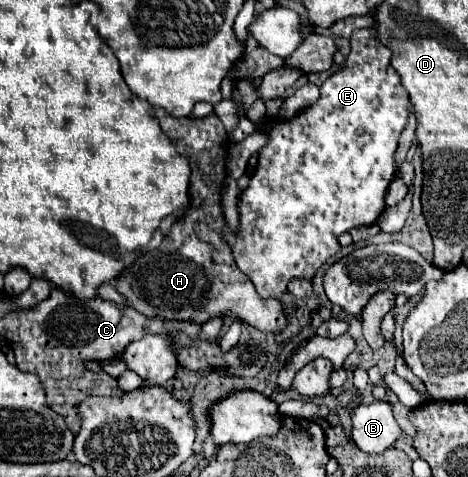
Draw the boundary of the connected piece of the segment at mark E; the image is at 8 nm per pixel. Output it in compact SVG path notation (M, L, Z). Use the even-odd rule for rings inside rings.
M362 28L362 30L356 30L352 34L352 50L346 58L346 68L342 68L340 72L336 72L334 76L330 76L324 86L320 88L320 98L318 102L314 102L312 106L308 106L306 110L302 110L298 116L294 116L292 120L270 120L266 122L266 126L262 128L264 132L270 134L270 142L266 148L260 150L260 160L258 160L258 168L256 172L252 174L250 178L250 184L248 188L242 192L240 196L240 202L238 202L238 208L240 208L240 232L234 234L232 230L226 228L226 242L232 244L232 252L234 252L234 260L238 264L238 268L254 282L256 290L262 292L262 296L266 298L282 298L288 282L292 278L306 278L306 280L312 280L312 276L316 274L316 270L328 260L332 258L338 250L340 250L340 244L338 244L338 236L342 232L348 232L350 228L356 228L356 226L362 226L362 224L374 224L380 214L386 210L386 194L388 194L388 186L392 182L392 178L396 176L396 160L394 160L394 154L396 154L396 148L398 148L398 138L406 126L406 120L408 120L408 114L412 110L410 106L410 100L408 100L408 92L404 90L402 86L402 80L398 76L398 72L390 66L390 60L392 60L392 50L386 48L384 44L378 42L376 38L376 28Z

